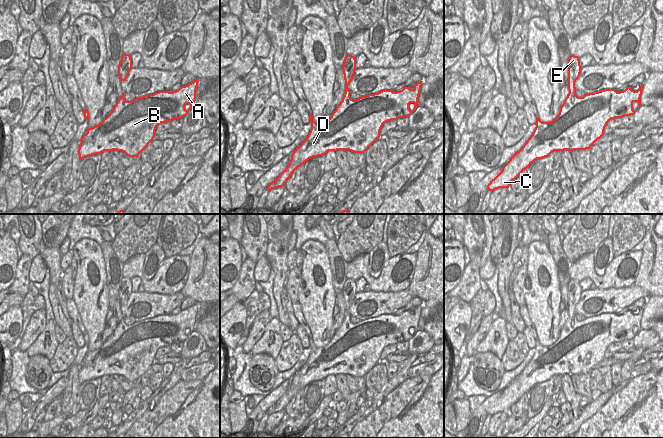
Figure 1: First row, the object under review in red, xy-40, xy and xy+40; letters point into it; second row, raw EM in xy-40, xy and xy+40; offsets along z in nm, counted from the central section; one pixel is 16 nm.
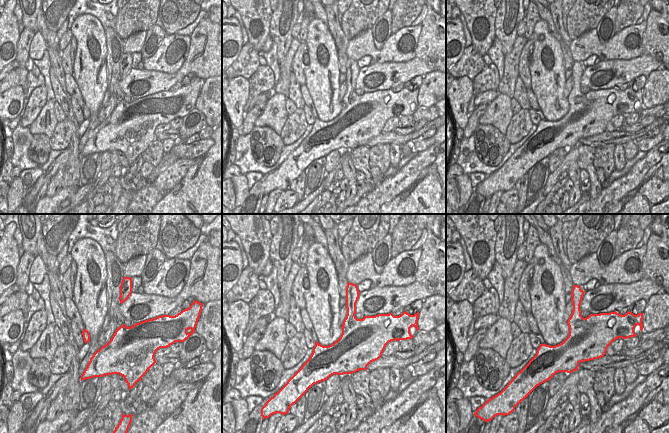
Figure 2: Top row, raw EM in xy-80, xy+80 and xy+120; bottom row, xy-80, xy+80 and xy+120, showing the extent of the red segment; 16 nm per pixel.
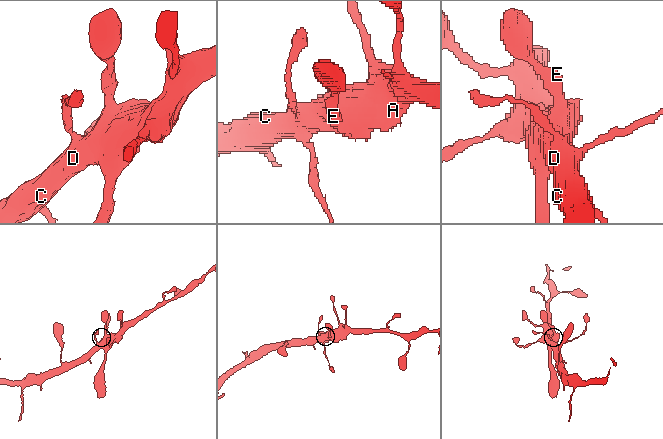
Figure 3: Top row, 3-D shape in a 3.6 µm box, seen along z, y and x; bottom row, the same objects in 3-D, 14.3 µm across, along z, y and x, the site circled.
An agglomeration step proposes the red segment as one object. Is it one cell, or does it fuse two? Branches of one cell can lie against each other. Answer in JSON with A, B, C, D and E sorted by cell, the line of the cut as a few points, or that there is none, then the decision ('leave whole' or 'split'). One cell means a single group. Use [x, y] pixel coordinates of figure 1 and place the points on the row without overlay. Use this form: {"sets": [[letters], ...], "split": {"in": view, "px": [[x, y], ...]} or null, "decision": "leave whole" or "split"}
{"sets": [["A", "B", "C", "D", "E"]], "split": null, "decision": "leave whole"}

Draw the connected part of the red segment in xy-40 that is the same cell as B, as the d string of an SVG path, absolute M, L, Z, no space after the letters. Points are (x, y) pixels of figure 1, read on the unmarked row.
M196 303L176 315L159 315L132 325L126 325L123 317L113 334L100 348L92 352L87 351L87 357L82 360L79 368L79 384L113 374L122 375L129 381L139 381L139 378L156 362L155 354L159 348L183 342L195 330L198 307L199 303Z

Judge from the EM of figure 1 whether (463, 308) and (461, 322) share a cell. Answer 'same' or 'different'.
same

